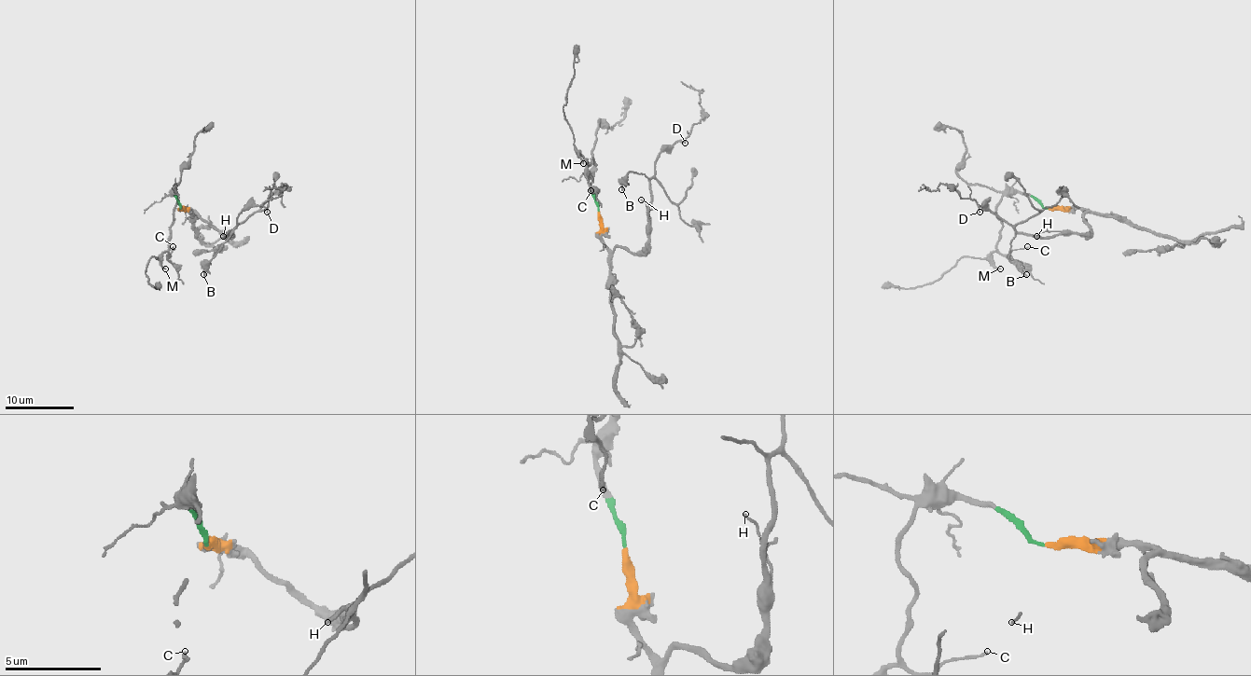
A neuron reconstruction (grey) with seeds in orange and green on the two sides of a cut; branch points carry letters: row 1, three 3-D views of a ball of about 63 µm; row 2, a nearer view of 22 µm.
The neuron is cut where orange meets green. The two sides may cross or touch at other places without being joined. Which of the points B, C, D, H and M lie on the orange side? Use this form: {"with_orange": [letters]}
{"with_orange": ["B", "D", "H"]}

